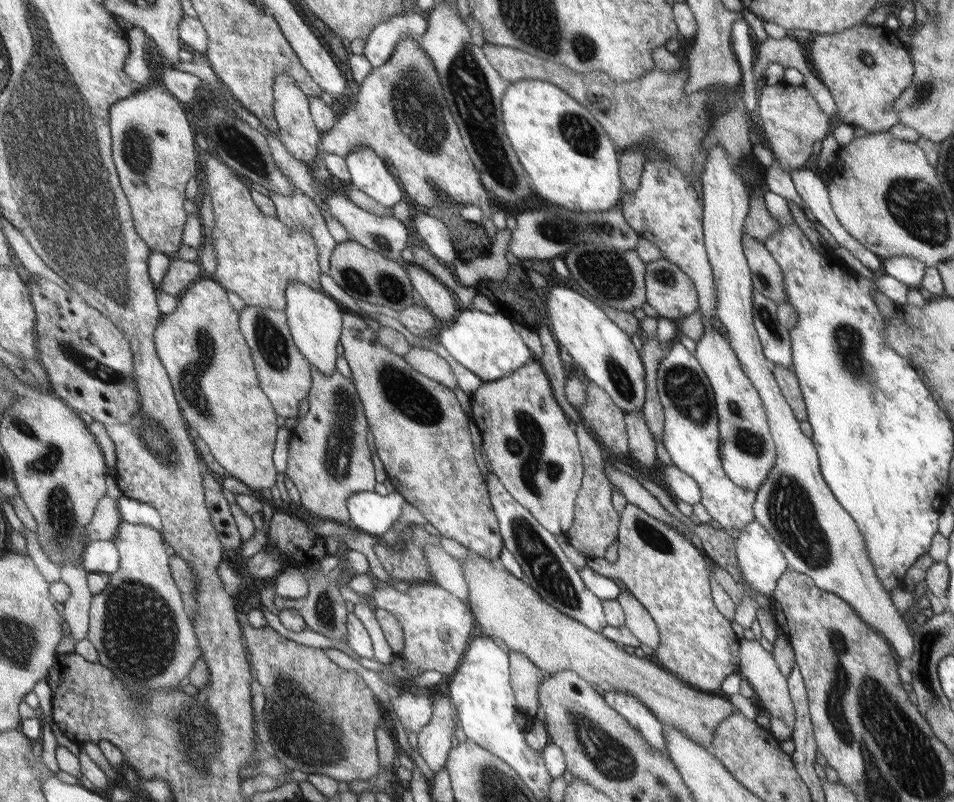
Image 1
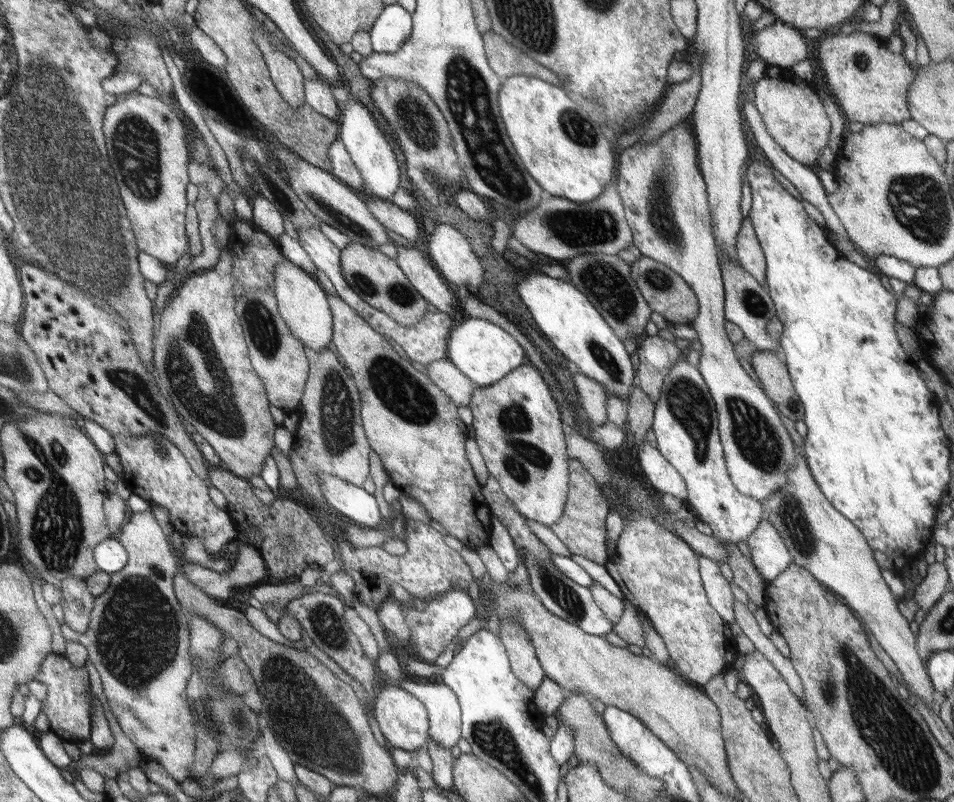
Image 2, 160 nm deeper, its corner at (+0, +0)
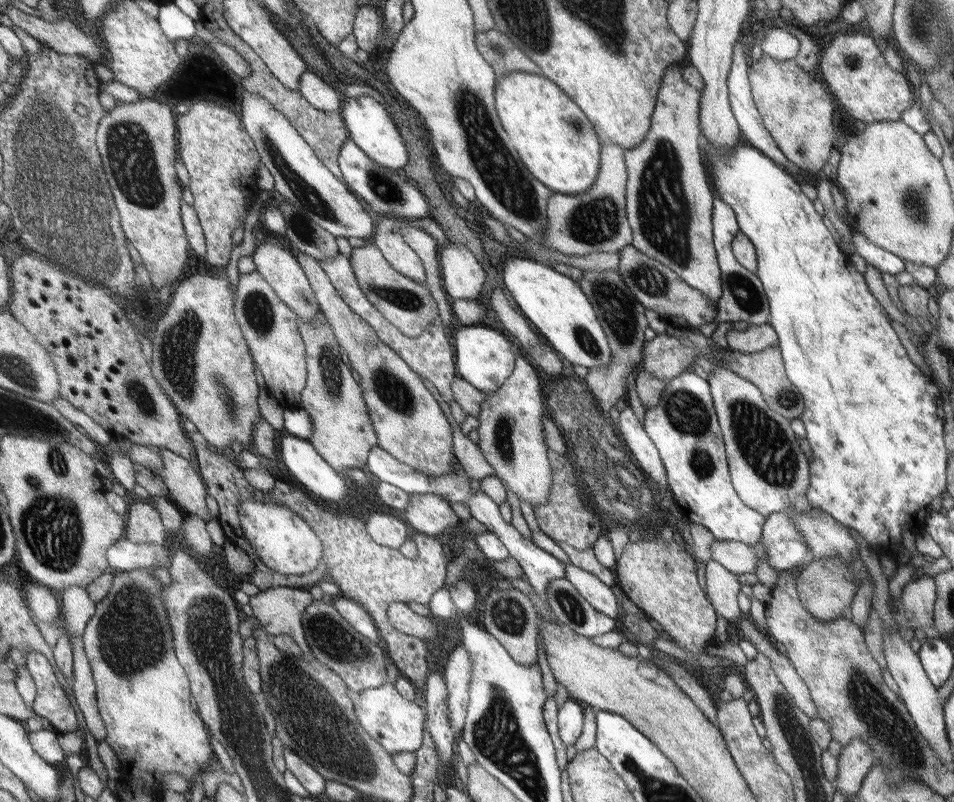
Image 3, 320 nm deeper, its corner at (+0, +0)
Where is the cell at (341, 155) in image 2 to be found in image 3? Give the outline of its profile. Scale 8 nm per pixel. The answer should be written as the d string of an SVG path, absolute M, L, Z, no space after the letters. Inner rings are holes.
M347 139L338 154L338 168L342 172L344 182L350 186L363 202L369 205L373 213L399 219L425 218L428 204L425 195L411 180L399 176L397 171L382 167L373 162L351 139Z

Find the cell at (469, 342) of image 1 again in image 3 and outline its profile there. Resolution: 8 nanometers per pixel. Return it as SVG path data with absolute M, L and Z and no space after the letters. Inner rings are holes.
M484 325L461 327L455 338L455 369L459 376L482 393L495 392L513 372L513 348L495 331Z

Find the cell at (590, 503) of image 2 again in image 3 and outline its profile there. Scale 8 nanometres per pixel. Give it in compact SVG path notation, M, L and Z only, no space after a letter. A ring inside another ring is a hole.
M546 450L546 457L551 471L550 491L542 505L532 508L539 530L553 541L566 542L576 549L591 547L595 539L604 531L599 527L598 518L591 511L589 503L582 500L574 469L566 456L561 456L552 450Z

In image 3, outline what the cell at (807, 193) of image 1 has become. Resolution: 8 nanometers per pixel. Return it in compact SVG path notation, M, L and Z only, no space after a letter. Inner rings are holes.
M739 41L734 42L730 70L727 73L726 80L730 109L731 112L734 113L734 119L738 120L739 130L743 133L743 138L747 140L751 146L758 149L759 152L762 152L764 155L770 157L771 160L774 160L775 164L783 165L783 168L786 169L788 173L791 173L792 177L797 176L797 174L799 174L799 168L794 164L791 164L790 161L786 159L786 156L783 156L783 153L778 149L778 145L775 144L775 141L770 137L770 133L767 132L767 129L763 126L761 117L757 112L756 106L753 104L752 96L749 96L749 84L747 84L747 62L745 62L743 46L739 44Z

